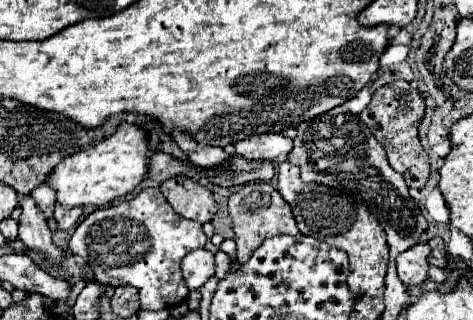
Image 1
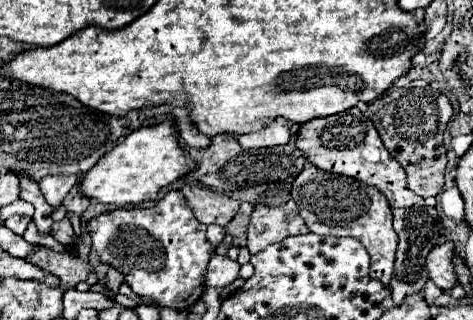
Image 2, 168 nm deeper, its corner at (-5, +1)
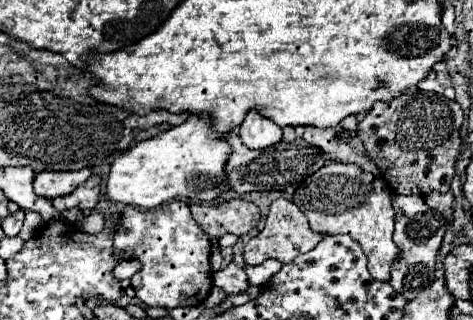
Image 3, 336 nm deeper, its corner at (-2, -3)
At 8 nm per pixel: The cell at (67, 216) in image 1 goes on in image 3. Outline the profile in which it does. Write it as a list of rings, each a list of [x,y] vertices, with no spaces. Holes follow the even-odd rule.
[[[92,176],[84,184],[80,184],[72,194],[56,198],[52,204],[58,212],[72,208],[72,206],[76,206],[80,210],[92,210],[98,202],[98,196],[100,196],[100,178]]]

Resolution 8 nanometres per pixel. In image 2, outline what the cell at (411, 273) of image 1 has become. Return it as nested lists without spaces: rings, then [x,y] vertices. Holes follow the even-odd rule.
[[[445,242],[443,246],[435,246],[429,252],[429,256],[427,256],[427,272],[429,272],[429,278],[441,290],[451,290],[457,284],[453,256],[455,256],[453,242]]]

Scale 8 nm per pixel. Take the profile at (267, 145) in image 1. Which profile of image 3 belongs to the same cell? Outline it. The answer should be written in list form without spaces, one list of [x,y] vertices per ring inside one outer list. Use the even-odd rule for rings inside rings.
[[[250,110],[240,124],[240,140],[252,150],[262,150],[282,140],[282,128],[272,120],[260,116],[258,112]]]

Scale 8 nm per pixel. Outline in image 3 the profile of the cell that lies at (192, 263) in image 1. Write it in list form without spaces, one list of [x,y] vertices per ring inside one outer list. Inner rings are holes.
[[[230,262],[228,266],[214,272],[214,286],[224,290],[226,294],[238,294],[248,288],[248,278],[240,266]]]

